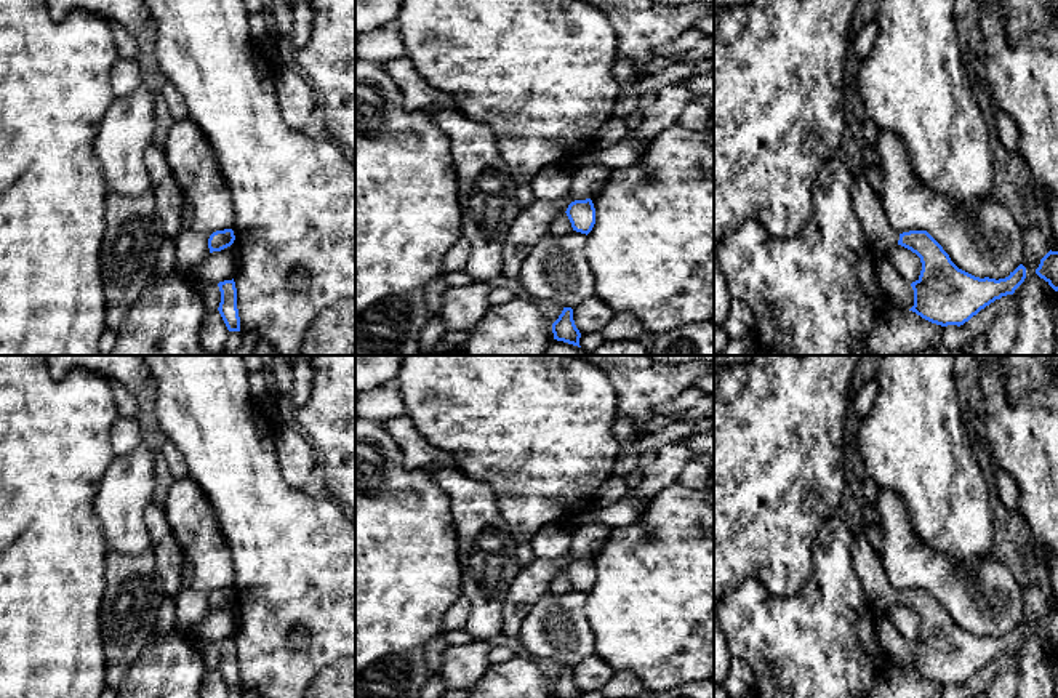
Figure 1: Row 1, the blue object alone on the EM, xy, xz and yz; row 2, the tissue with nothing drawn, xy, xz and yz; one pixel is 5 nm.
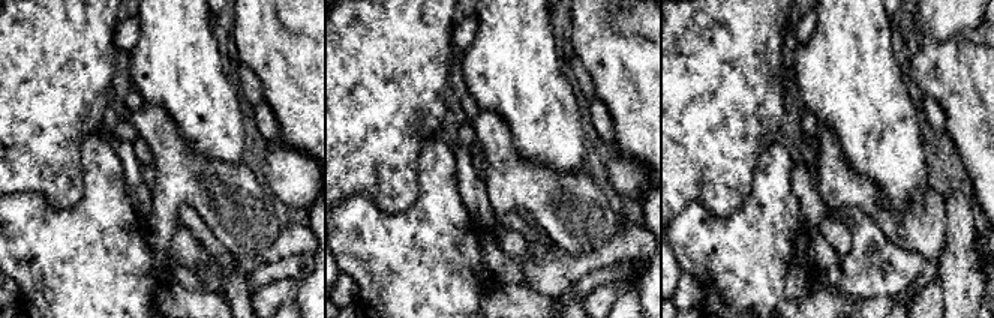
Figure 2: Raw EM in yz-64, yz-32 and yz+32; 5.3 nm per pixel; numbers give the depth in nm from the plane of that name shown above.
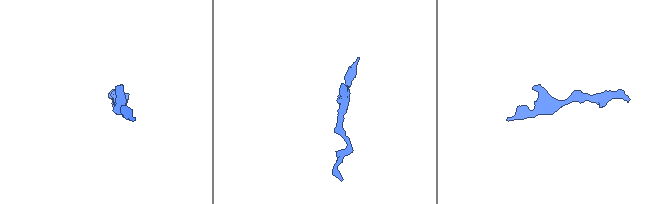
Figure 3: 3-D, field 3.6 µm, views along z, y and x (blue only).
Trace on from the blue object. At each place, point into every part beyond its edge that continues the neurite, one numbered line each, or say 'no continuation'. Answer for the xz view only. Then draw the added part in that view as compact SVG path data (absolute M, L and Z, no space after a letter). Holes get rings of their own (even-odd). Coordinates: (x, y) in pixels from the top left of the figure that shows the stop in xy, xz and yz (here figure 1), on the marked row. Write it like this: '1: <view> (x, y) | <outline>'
no continuation

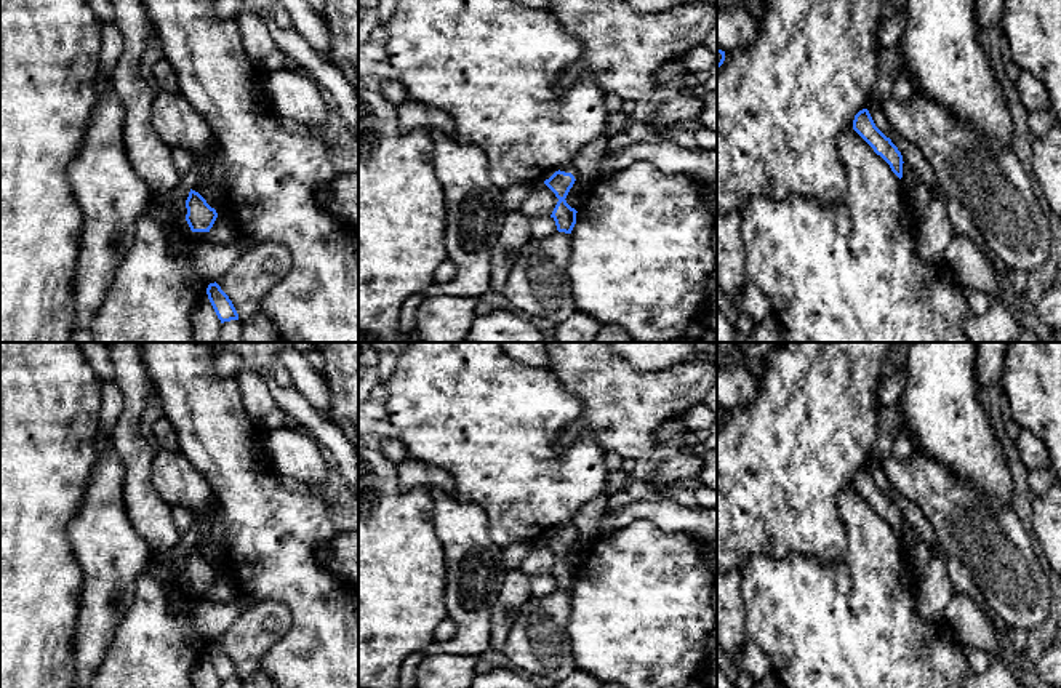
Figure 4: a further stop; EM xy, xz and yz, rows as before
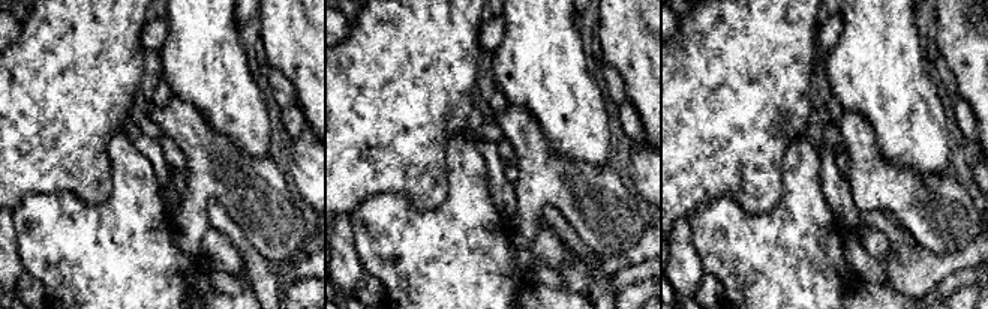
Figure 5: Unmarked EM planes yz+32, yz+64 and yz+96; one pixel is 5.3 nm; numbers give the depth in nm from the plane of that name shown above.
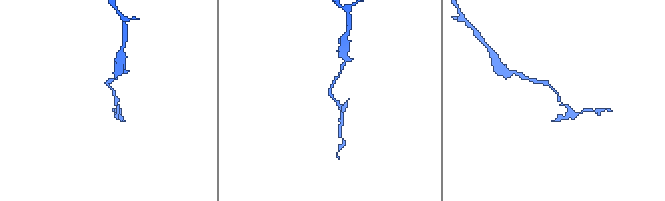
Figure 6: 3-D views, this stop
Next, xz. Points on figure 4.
1: xz (568, 168) | M560 165L560 166L557 166L557 168L552 168L552 170L549 170L549 171L546 171L544 174L543 174L543 178L541 178L541 182L544 182L546 179L549 179L555 171L565 171L565 173L571 173L573 176L575 176L575 179L578 179L579 176L578 176L578 171L576 171L576 168L573 166L573 165Z

